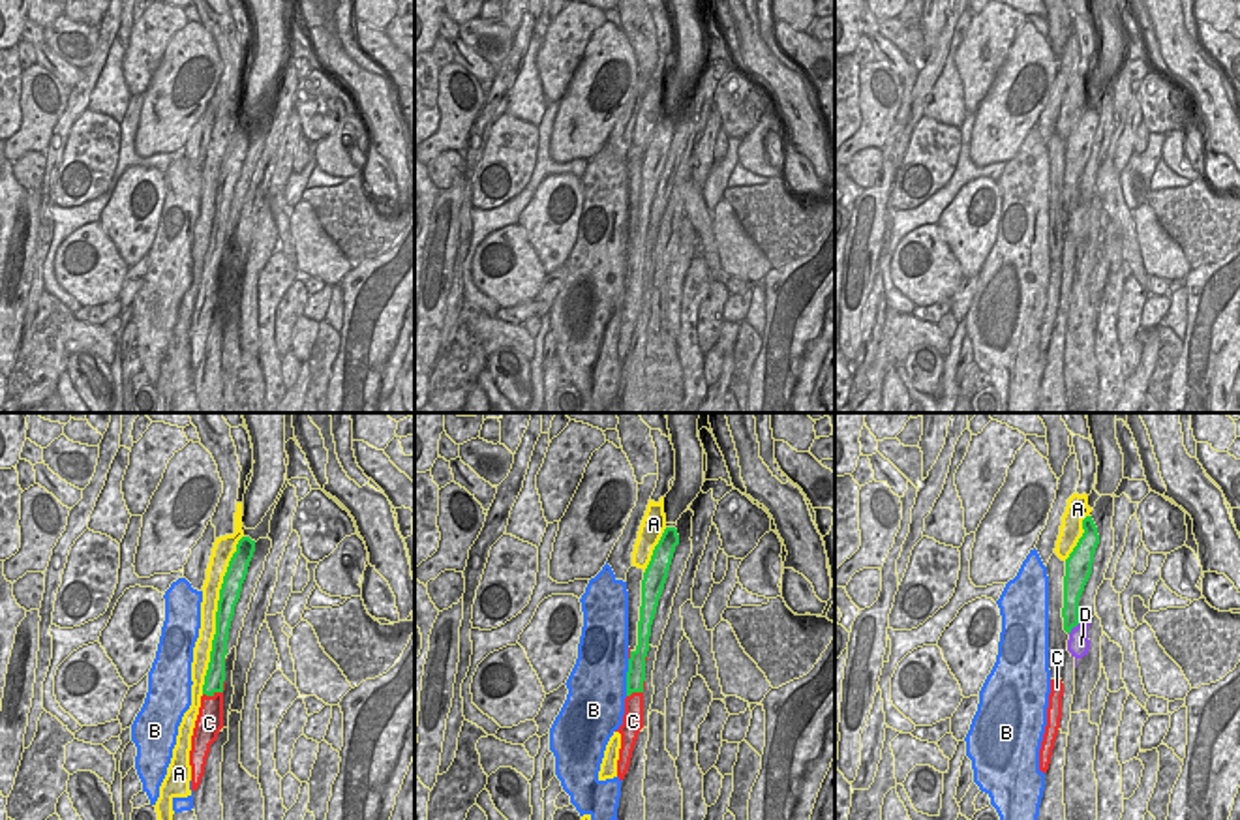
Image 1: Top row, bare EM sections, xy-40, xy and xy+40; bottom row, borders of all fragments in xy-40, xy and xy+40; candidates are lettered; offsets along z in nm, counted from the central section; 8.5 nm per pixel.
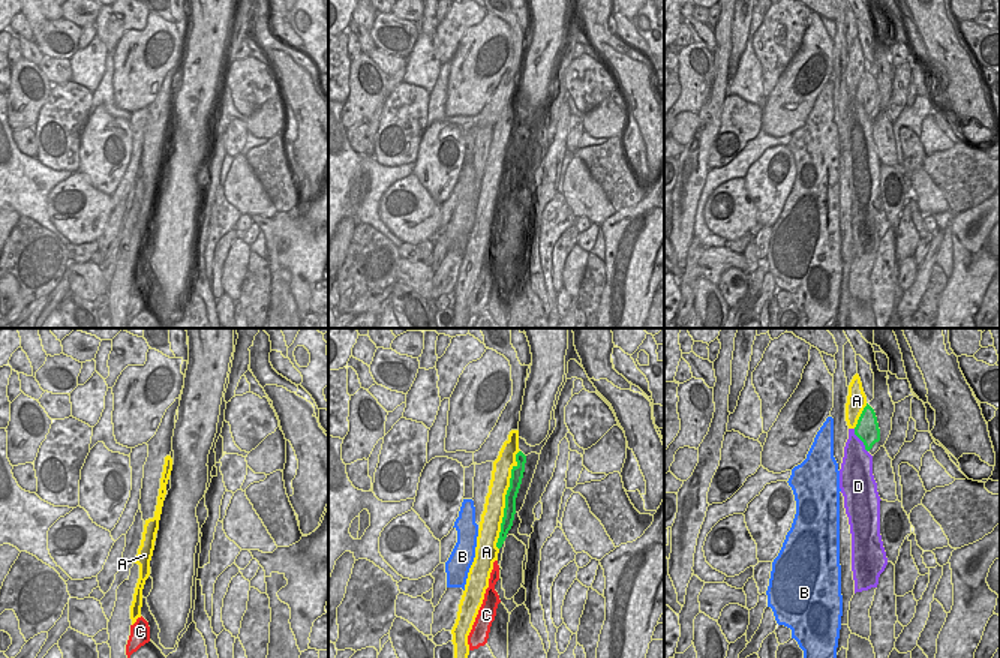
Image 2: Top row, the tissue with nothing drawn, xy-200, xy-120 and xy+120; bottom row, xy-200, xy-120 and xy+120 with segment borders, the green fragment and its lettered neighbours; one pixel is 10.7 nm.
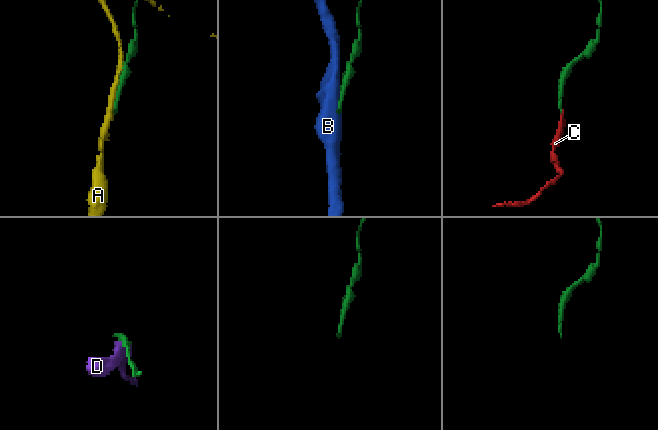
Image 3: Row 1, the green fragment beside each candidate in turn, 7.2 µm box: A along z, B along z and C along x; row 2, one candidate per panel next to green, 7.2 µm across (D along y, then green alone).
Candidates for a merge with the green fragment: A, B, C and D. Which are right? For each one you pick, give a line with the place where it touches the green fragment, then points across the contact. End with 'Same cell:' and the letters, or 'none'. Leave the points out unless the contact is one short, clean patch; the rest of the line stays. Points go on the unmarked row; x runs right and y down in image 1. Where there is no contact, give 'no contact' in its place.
C: contact xy-40 (216, 271)
Same cell: C

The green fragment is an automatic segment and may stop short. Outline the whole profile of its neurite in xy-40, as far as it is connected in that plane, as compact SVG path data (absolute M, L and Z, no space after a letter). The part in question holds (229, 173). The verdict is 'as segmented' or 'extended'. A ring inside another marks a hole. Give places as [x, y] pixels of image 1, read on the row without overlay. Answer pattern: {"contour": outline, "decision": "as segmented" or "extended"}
{"contour": "M242 116L236 124L236 131L229 141L219 169L216 214L212 220L210 242L204 255L201 287L191 315L189 345L193 372L199 368L204 355L210 325L218 319L218 313L223 308L225 235L229 208L253 131L255 120Z", "decision": "extended"}

